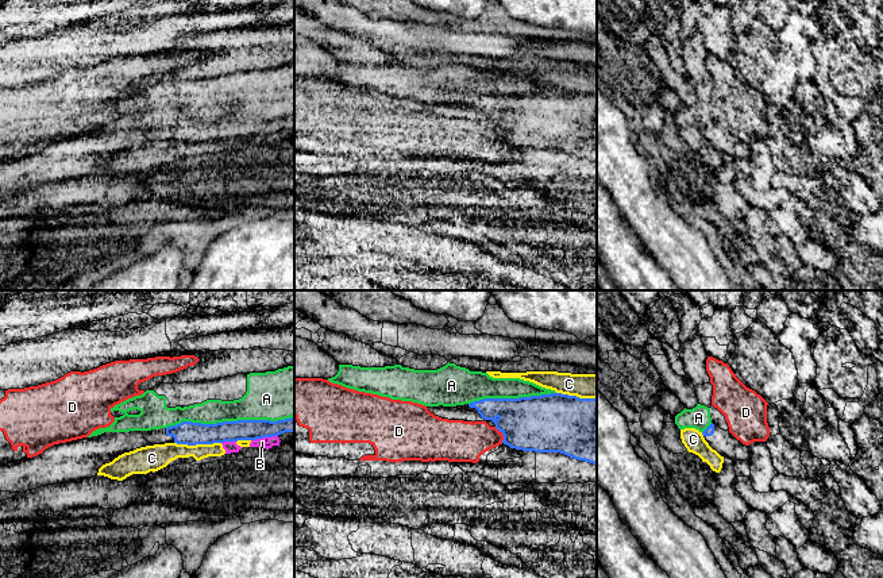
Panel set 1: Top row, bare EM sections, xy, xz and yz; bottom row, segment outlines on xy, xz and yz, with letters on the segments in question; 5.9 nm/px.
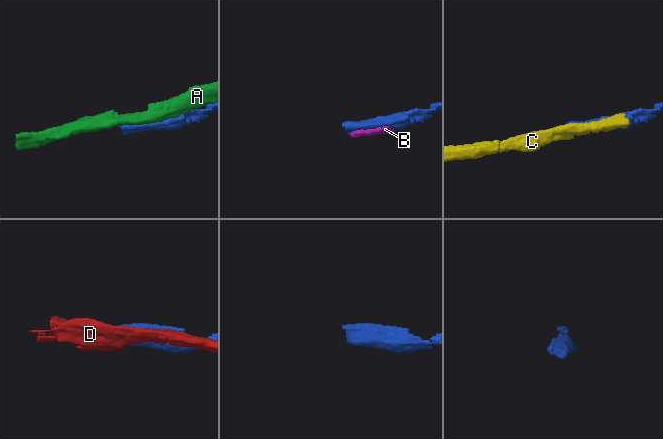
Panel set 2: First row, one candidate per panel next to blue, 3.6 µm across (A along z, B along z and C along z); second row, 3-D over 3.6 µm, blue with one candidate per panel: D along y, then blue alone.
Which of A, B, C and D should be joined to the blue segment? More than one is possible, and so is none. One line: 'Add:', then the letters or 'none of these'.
Add: none of these

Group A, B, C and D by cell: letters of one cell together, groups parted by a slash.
A / B C / D

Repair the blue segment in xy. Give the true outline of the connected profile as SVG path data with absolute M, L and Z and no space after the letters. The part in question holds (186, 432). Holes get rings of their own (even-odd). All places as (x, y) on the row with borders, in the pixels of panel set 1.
M294 417L285 420L238 420L216 424L182 421L151 431L104 432L54 444L42 454L0 466L0 492L23 493L46 485L96 477L99 469L140 447L213 444L257 440L294 432Z

